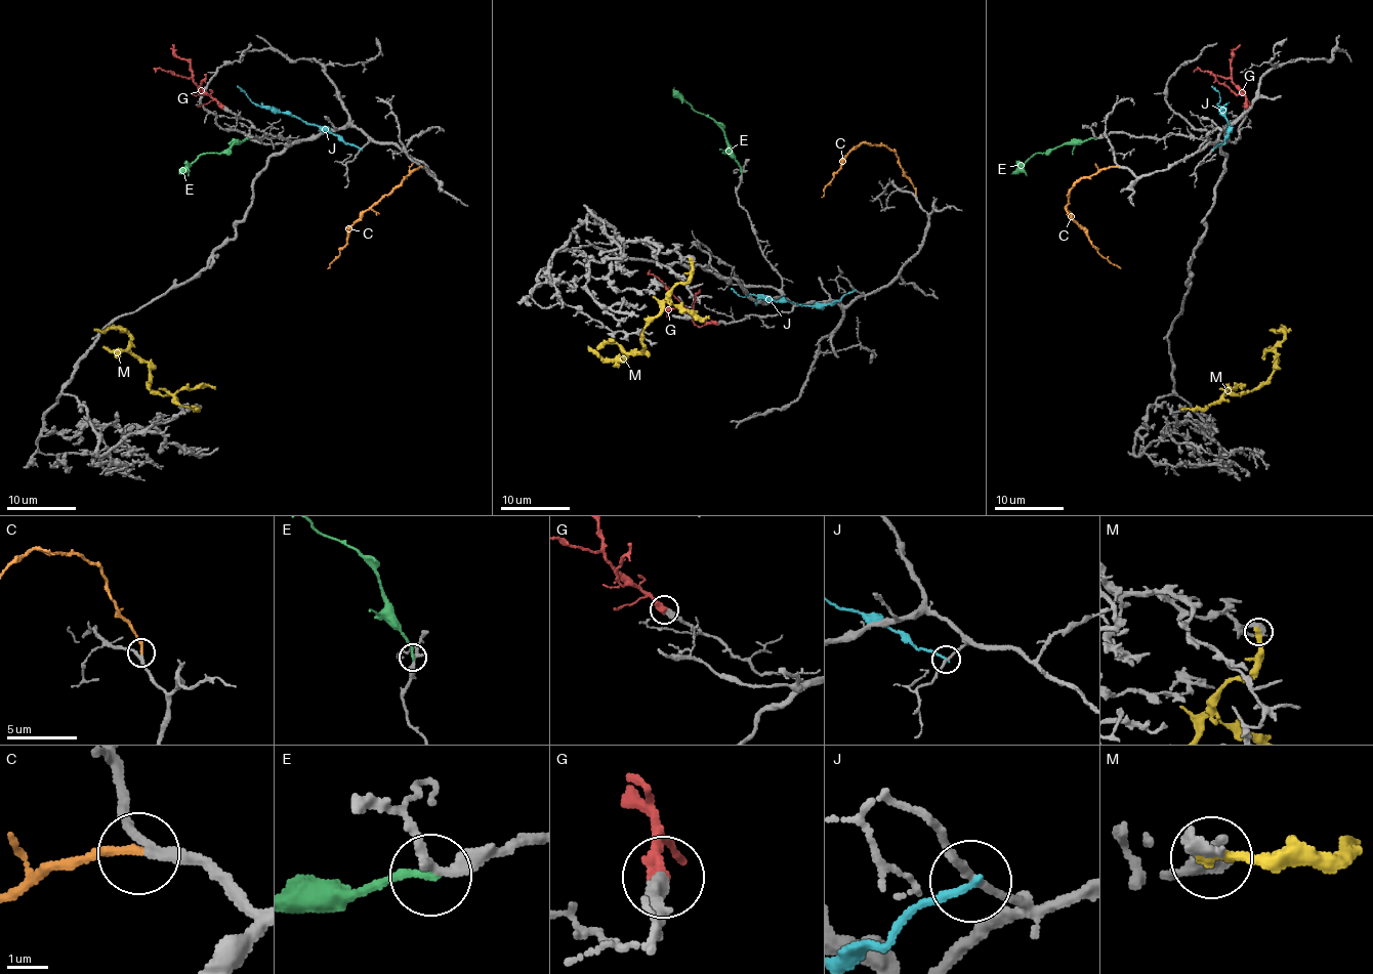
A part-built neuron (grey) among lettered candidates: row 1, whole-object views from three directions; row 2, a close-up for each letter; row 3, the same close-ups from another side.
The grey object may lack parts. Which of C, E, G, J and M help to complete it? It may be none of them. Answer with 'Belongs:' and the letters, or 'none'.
Belongs: C, G

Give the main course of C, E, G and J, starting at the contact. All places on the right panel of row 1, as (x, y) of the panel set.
C: (1117, 167), (1104, 167), (1079, 179), (1069, 192), (1067, 210), (1091, 245), (1121, 268)
E: (1094, 138), (1031, 155), (1010, 174)
G: (1246, 107), (1246, 96), (1230, 78), (1198, 69), (1193, 73)
J: (1213, 149), (1224, 141), (1228, 122), (1219, 106), (1220, 96), (1212, 86)

